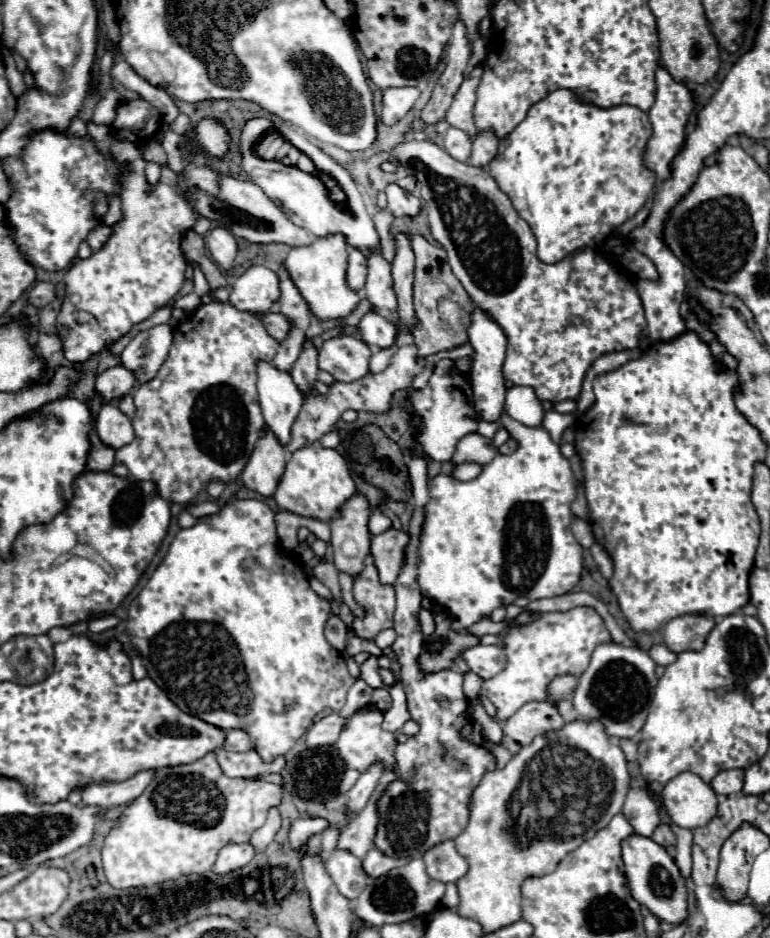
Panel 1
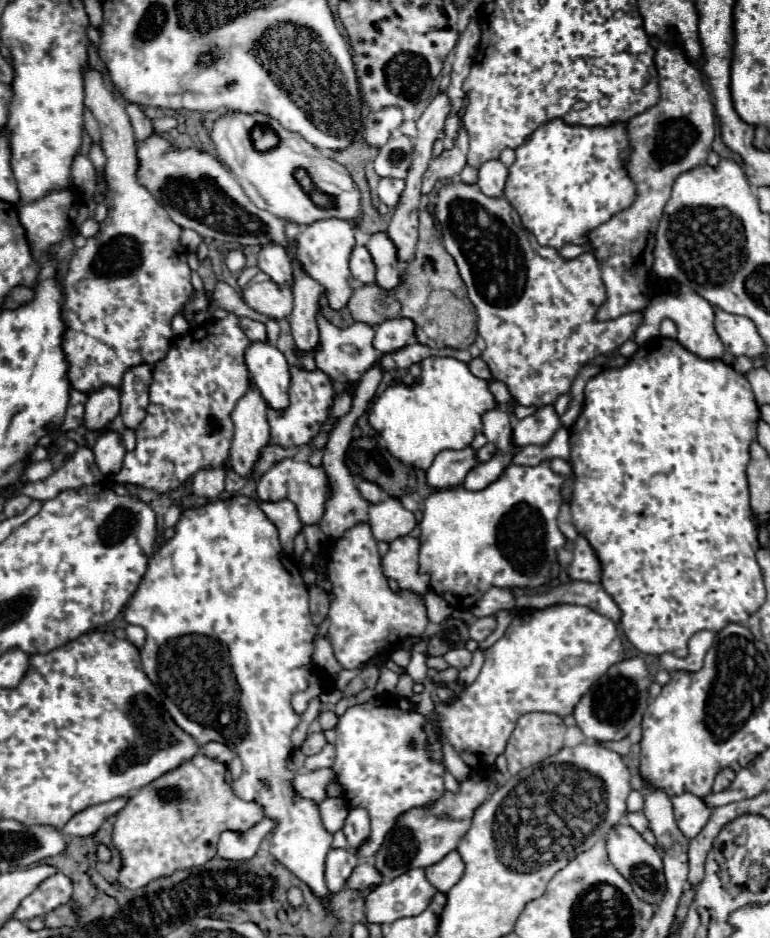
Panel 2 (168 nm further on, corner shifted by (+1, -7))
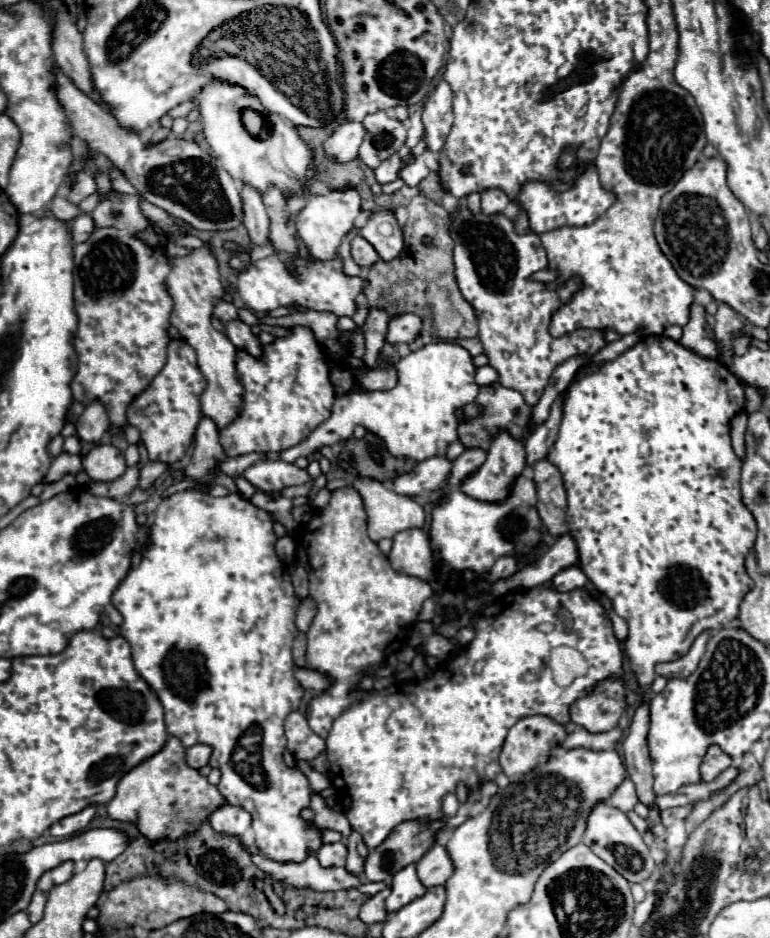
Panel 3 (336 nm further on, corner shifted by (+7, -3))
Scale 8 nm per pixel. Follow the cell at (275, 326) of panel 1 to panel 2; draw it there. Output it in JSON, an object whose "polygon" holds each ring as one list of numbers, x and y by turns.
{"polygon":[[240,318,240,324,246,332,246,336,252,342,268,342,268,334,266,334,266,326,262,322,254,322,250,318]]}

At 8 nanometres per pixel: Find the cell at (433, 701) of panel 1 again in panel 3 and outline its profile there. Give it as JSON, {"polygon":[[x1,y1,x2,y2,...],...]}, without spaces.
{"polygon":[[436,820,436,822,404,822,398,828,394,828,394,832,388,836,388,840,384,840,378,848,374,848,374,852,368,854,366,866,364,866,366,878,370,882,386,882,388,884,398,870,406,868,408,864,416,864,422,858,422,854,426,854,426,850,434,842,434,836,442,824,444,824,442,820]]}

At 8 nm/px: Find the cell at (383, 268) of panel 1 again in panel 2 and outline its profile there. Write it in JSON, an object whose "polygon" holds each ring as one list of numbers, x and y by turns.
{"polygon":[[374,234,368,242,368,252,372,254,376,266,376,284,382,290,392,292,400,284,400,262,396,258,396,248,388,234]]}

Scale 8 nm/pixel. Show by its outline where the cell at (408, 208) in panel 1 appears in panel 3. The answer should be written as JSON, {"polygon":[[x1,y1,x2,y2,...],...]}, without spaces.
{"polygon":[[394,152,388,160,382,160,380,166,374,170,376,172,376,180,380,184,388,184,388,182,398,178,400,168,402,168,402,156,400,156,400,152]]}

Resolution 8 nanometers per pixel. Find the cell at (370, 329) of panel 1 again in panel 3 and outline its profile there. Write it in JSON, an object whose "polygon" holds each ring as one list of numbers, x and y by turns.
{"polygon":[[402,314,390,320,386,340,392,344,398,342,410,344,420,334,420,330,422,330,422,320,416,314]]}

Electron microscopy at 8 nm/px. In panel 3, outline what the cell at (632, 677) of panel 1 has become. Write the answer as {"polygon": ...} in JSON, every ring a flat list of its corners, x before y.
{"polygon":[[620,678,600,682,590,694,570,706,572,722,584,726,588,732,612,730,626,708,624,692,626,688]]}

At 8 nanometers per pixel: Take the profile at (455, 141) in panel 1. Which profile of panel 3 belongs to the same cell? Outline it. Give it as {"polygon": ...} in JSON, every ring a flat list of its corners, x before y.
{"polygon":[[440,80,434,92,426,98,422,112,428,150,438,152,444,146,452,120,452,88,448,88,448,82]]}

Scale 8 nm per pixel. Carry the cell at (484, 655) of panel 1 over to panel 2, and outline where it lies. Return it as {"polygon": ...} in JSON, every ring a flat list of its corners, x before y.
{"polygon":[[466,648,450,650,450,652,444,656,444,660,446,660,450,666,462,670,462,668,468,668,468,666,470,666,470,662,472,662,472,652,468,652]]}

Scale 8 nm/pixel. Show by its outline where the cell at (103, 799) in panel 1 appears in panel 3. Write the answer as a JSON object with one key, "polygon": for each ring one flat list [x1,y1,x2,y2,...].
{"polygon":[[88,806,84,808,82,812,78,814,72,814,72,816,66,816,64,820,58,820,52,828,50,828,50,834,56,836,56,838,68,838,72,834,78,834,82,830,86,830,86,826,90,824,92,816,96,814,96,806]]}

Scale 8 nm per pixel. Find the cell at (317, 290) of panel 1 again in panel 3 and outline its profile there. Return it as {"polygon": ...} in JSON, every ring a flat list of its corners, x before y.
{"polygon":[[356,188,328,190,326,194,310,196,308,204,296,216,296,232,306,242,310,256,318,260,330,260,336,256,342,238,354,228,354,220,360,214,360,192]]}

